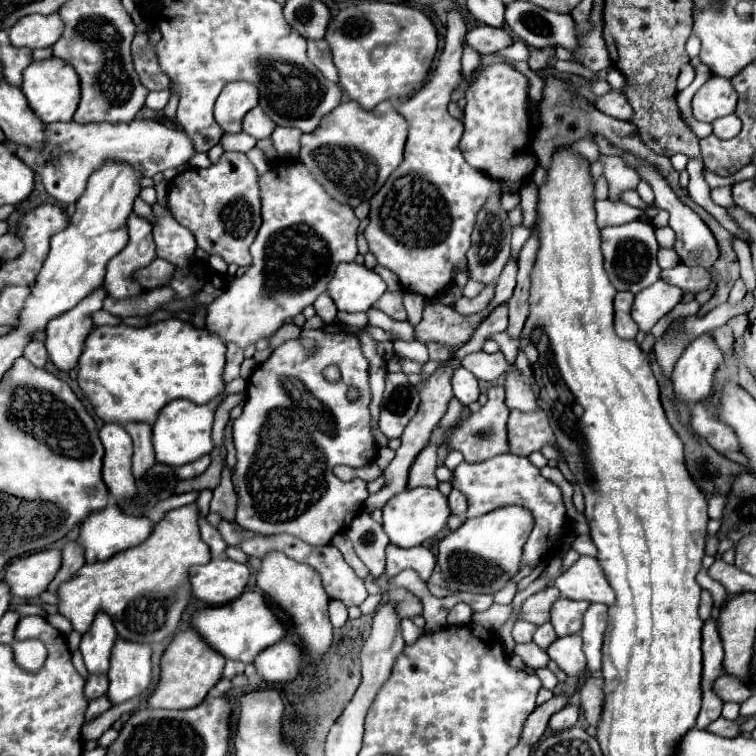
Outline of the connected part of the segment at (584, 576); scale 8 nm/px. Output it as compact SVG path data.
M580 556L576 564L554 582L554 586L570 600L602 602L606 606L614 604L614 590L606 582L594 556Z

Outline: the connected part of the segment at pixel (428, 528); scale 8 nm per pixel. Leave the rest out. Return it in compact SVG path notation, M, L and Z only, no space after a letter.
M412 488L396 494L384 504L382 526L390 538L390 544L400 548L420 546L424 540L434 538L442 528L446 528L446 520L450 516L448 500L440 494L438 488Z

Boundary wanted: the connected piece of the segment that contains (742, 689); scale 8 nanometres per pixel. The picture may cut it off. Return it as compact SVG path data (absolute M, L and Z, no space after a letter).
M722 674L716 682L714 682L714 692L724 700L724 702L738 702L742 704L746 698L750 698L750 690L738 680L732 678L730 674Z

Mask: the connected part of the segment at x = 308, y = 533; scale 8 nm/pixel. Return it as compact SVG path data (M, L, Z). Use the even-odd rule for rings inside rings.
M304 330L300 338L278 346L270 358L252 372L252 386L248 386L244 412L238 420L234 420L236 468L232 470L232 482L238 494L236 522L252 532L292 534L312 546L324 546L330 544L334 534L348 528L352 518L362 512L364 500L368 498L364 480L342 482L332 472L336 464L360 468L372 462L378 452L370 434L368 360L360 350L360 342L352 334ZM301 337L314 338L318 342L318 350L312 356L304 352L304 346L299 340ZM330 364L336 364L342 372L342 380L336 384L324 380L322 376L322 370ZM348 388L356 388L360 396L356 400L348 400Z

